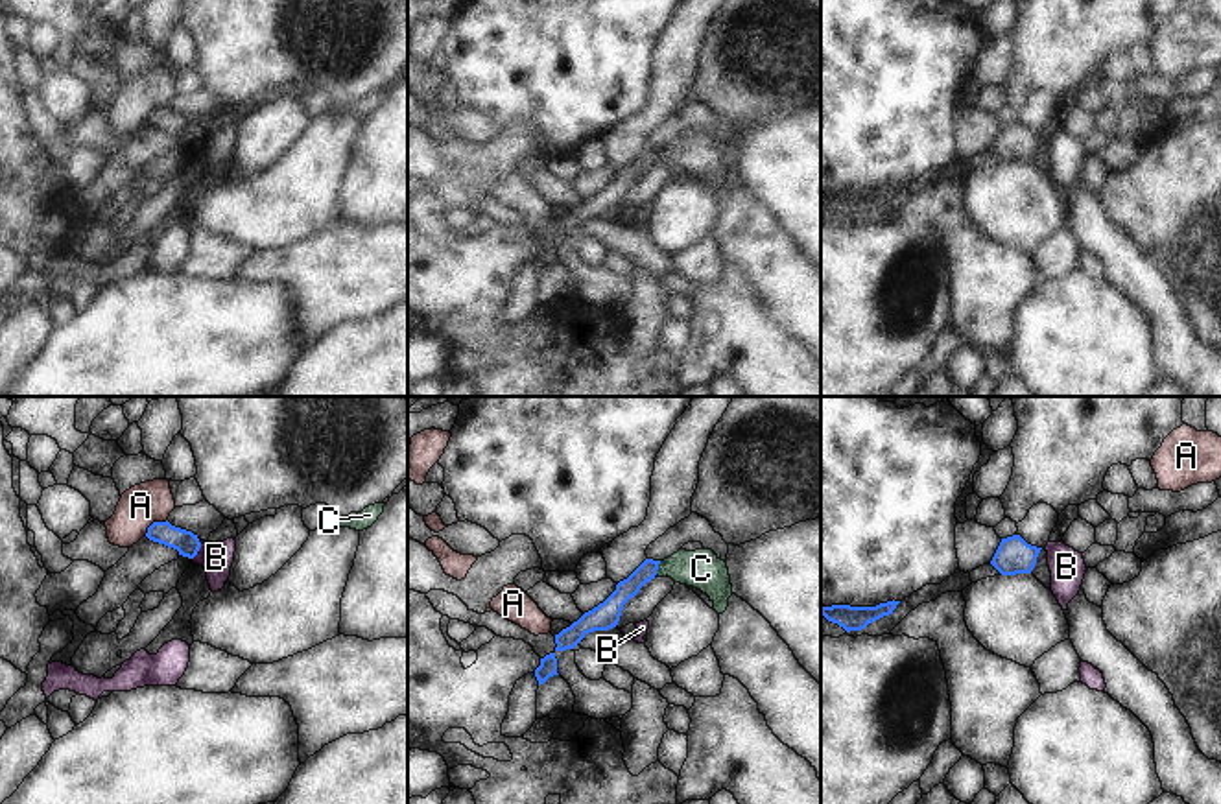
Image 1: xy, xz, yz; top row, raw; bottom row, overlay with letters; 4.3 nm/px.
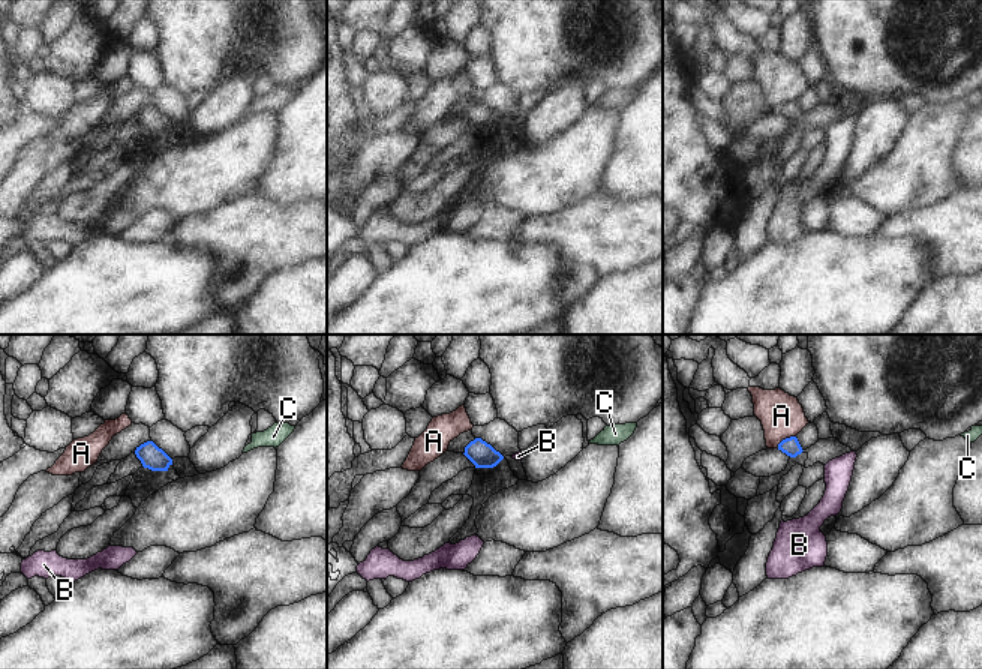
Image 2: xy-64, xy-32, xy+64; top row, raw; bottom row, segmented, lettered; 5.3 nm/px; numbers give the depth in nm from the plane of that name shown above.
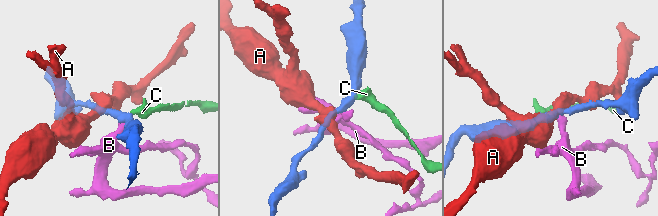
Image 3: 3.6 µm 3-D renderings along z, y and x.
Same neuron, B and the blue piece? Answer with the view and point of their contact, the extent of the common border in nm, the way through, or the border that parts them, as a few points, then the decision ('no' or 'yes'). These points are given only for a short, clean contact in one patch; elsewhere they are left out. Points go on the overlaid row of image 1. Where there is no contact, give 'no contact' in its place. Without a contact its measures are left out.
meets blue in xy at (198, 550); contact 80 nm long; border along xy (201, 544), (192, 559); no

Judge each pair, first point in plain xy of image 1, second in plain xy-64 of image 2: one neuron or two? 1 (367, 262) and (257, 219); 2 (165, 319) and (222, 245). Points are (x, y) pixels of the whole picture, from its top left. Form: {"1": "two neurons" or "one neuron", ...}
{"1": "one neuron", "2": "two neurons"}

